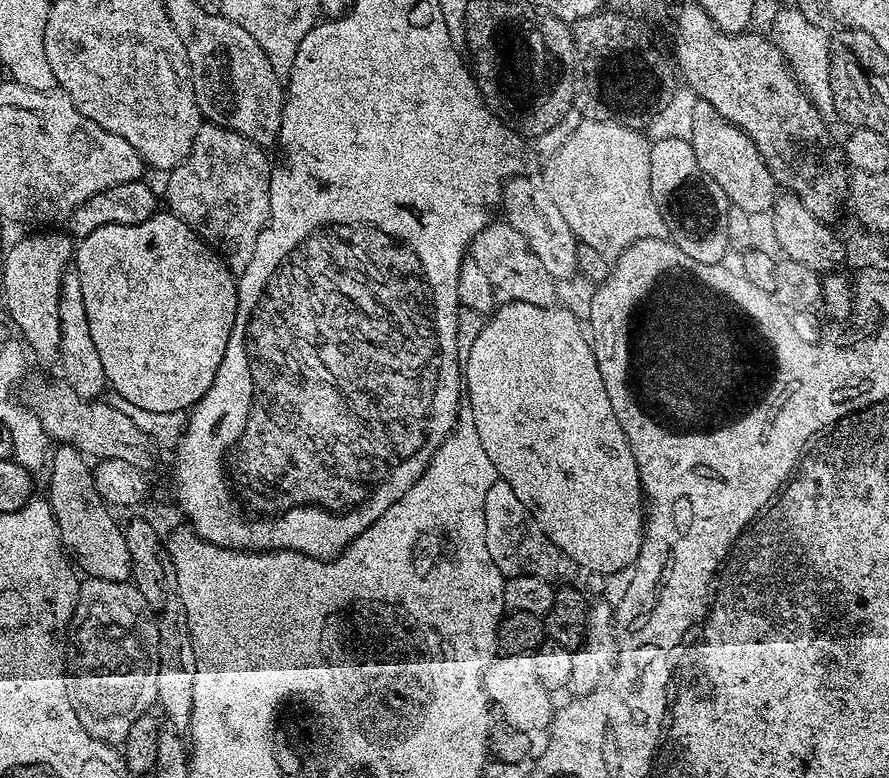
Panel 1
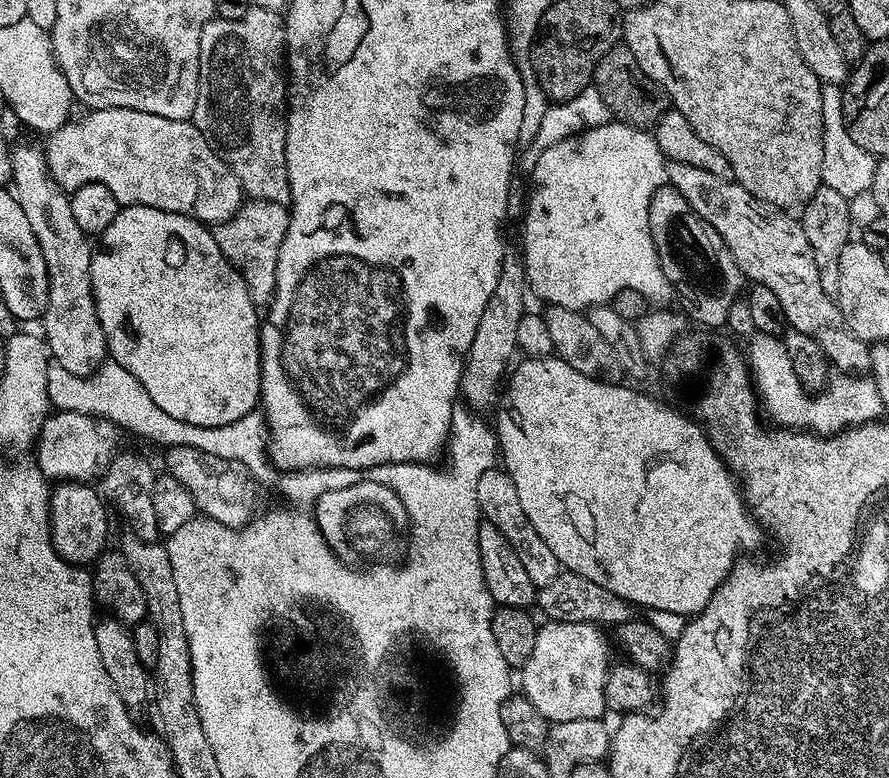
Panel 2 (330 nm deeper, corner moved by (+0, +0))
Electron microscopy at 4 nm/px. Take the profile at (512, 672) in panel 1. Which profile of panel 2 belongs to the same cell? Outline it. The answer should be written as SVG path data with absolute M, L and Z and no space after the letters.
M548 620L541 623L536 629L536 637L534 638L534 650L530 654L530 658L519 669L520 680L518 676L518 684L521 684L522 695L530 702L534 702L534 710L538 710L538 714L542 714L542 718L546 718L552 724L558 722L574 722L578 718L594 718L601 719L605 715L606 709L604 706L604 687L606 686L606 674L610 667L610 659L608 660L608 644L604 641L604 636L599 627L594 624L583 624L582 622L558 622L557 620Z

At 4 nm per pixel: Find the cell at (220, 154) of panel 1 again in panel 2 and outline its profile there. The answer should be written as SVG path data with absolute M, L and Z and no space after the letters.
M248 198L230 219L211 229L214 242L218 242L218 250L222 250L225 258L239 270L257 309L267 309L276 296L279 254L289 226L290 212L285 205Z

